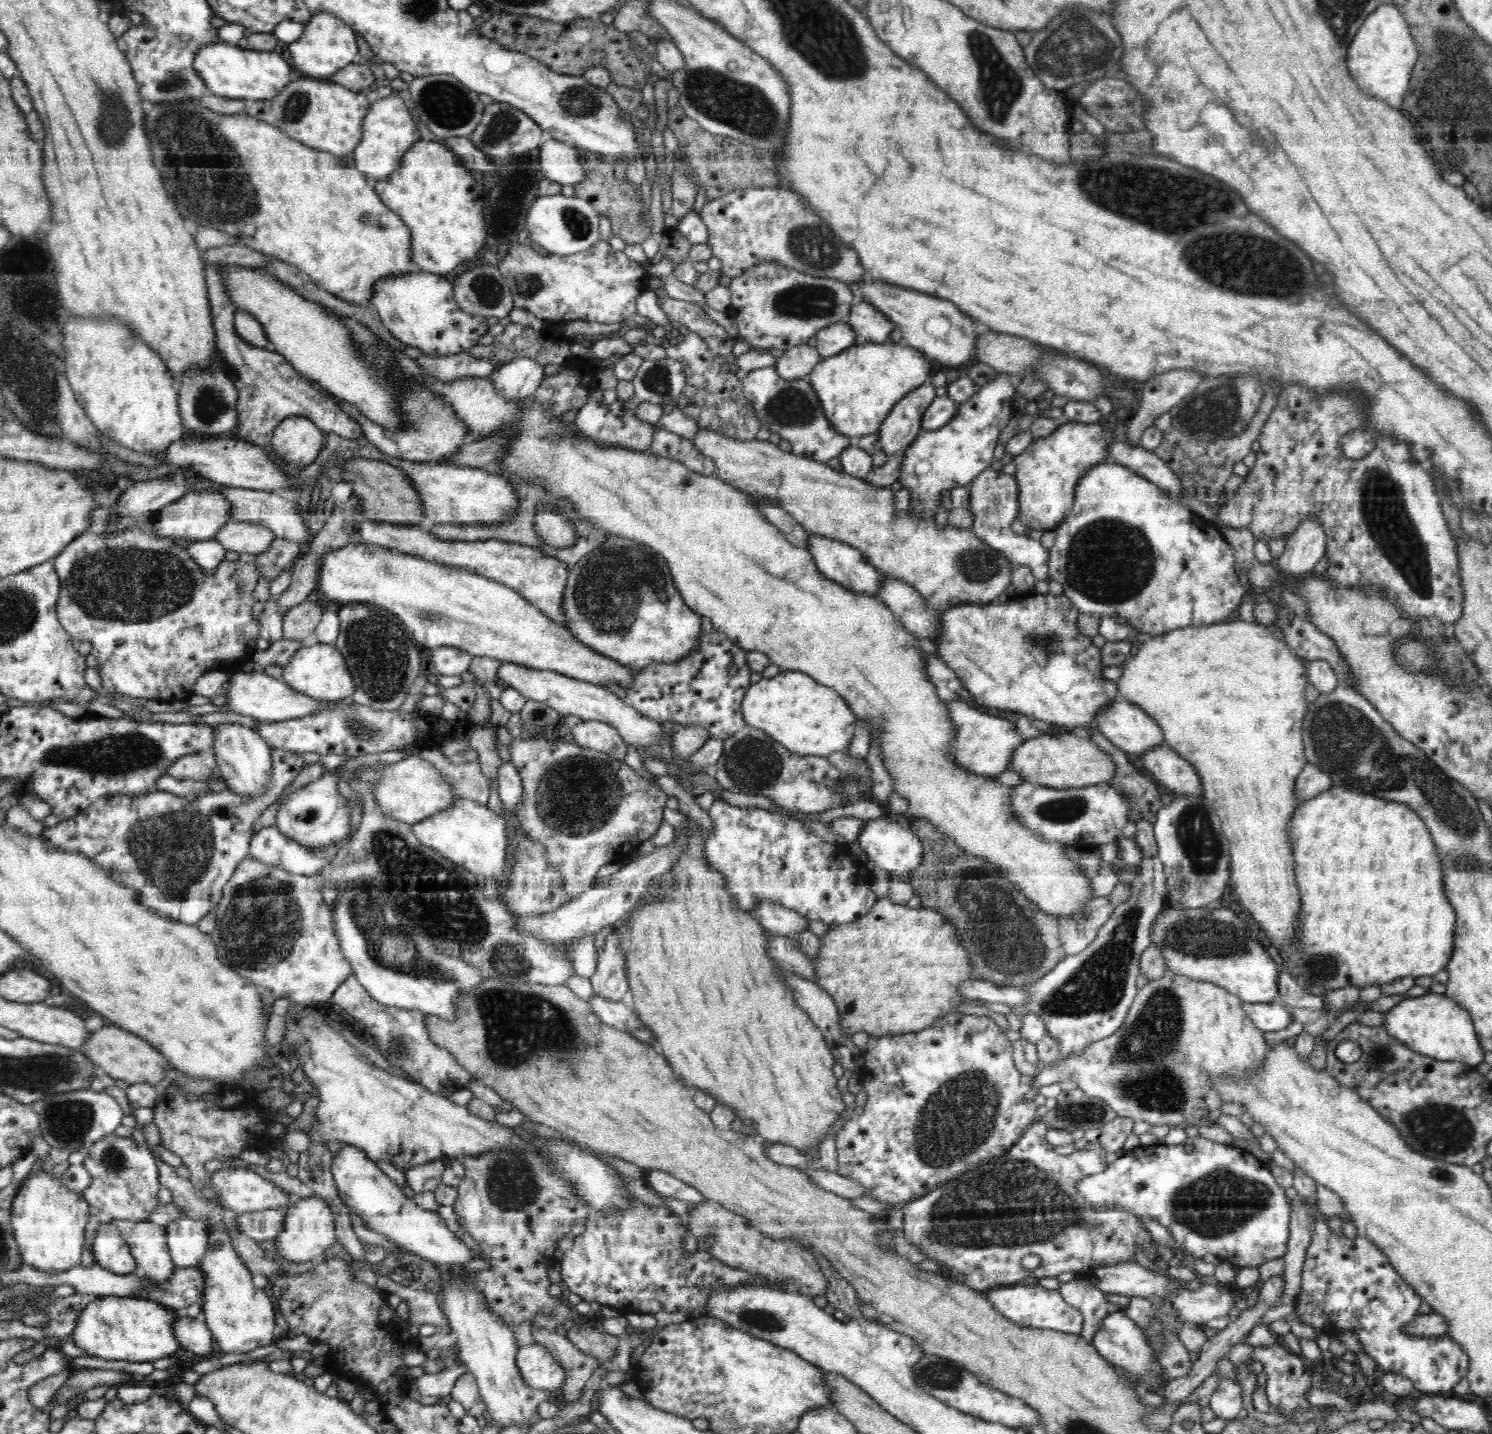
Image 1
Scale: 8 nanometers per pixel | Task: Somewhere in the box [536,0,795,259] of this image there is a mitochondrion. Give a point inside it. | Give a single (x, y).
(744, 107)

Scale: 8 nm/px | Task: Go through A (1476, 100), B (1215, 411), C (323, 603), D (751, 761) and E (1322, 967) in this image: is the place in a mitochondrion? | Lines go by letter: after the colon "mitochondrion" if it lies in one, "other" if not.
A: mitochondrion
B: mitochondrion
C: other
D: mitochondrion
E: mitochondrion

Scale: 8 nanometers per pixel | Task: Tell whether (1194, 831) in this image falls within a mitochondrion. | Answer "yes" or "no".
yes

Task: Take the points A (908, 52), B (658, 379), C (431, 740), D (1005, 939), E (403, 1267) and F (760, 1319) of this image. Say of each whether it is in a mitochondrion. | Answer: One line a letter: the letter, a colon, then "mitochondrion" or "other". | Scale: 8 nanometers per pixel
A: other
B: mitochondrion
C: other
D: mitochondrion
E: other
F: mitochondrion

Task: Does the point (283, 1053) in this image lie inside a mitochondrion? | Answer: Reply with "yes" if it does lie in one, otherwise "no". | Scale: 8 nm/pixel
no

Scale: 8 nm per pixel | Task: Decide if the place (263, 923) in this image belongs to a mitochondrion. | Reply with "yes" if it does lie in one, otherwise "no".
yes

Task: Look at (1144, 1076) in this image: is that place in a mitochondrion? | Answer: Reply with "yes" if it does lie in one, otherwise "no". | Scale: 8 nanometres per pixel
yes

